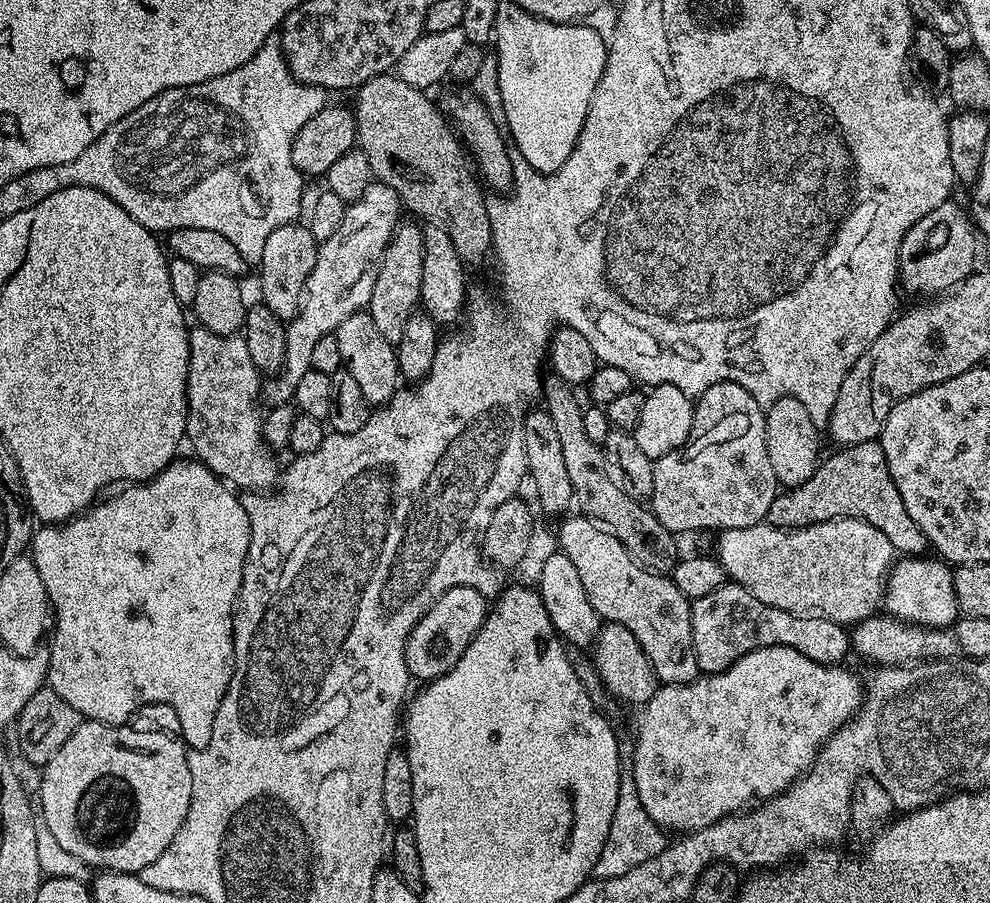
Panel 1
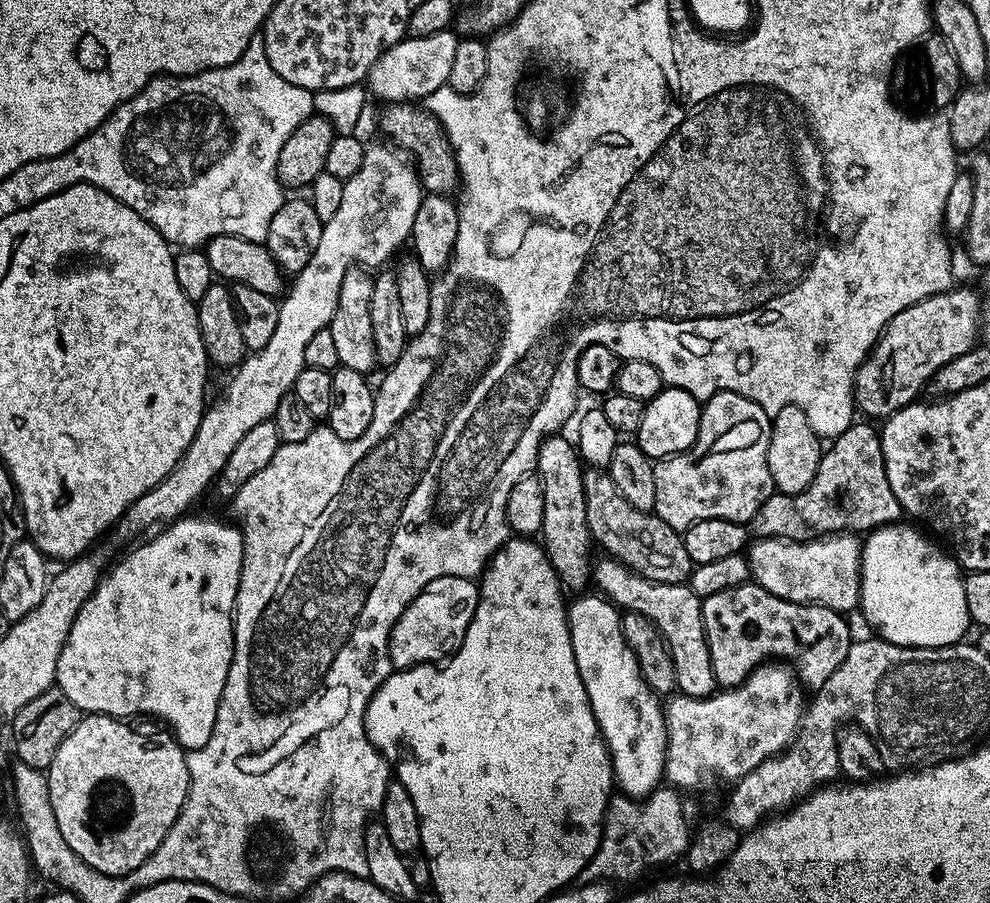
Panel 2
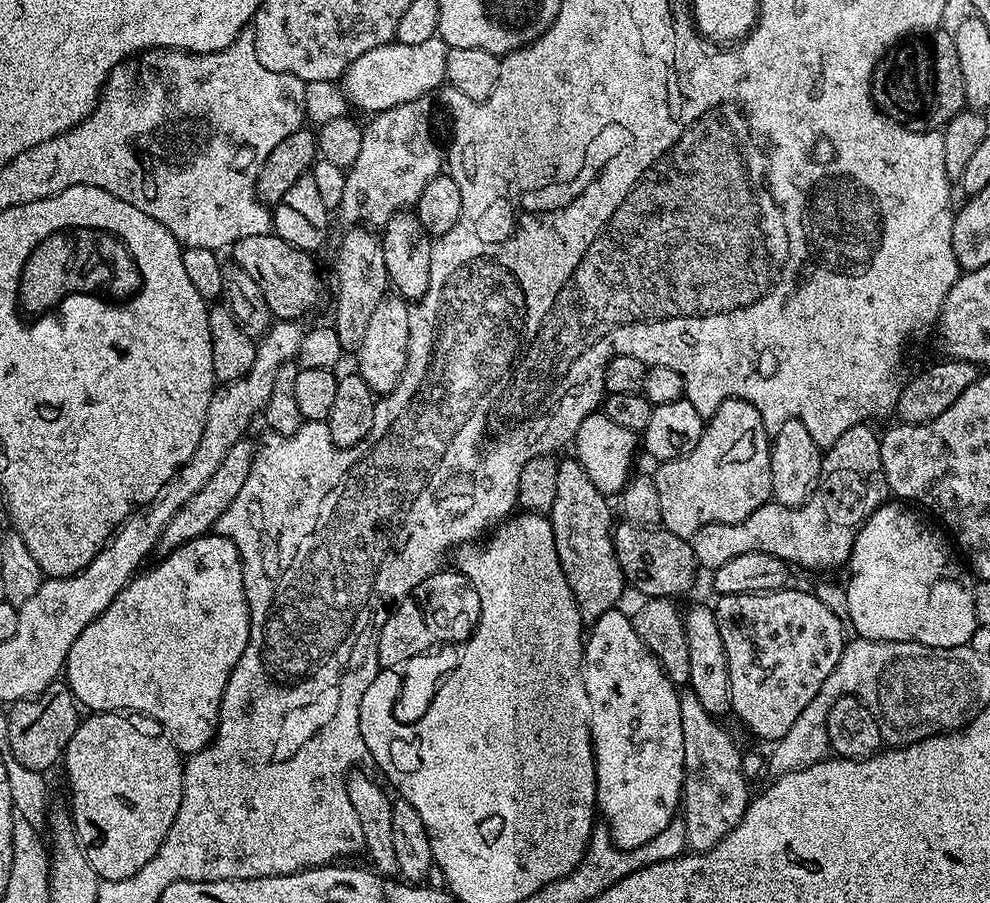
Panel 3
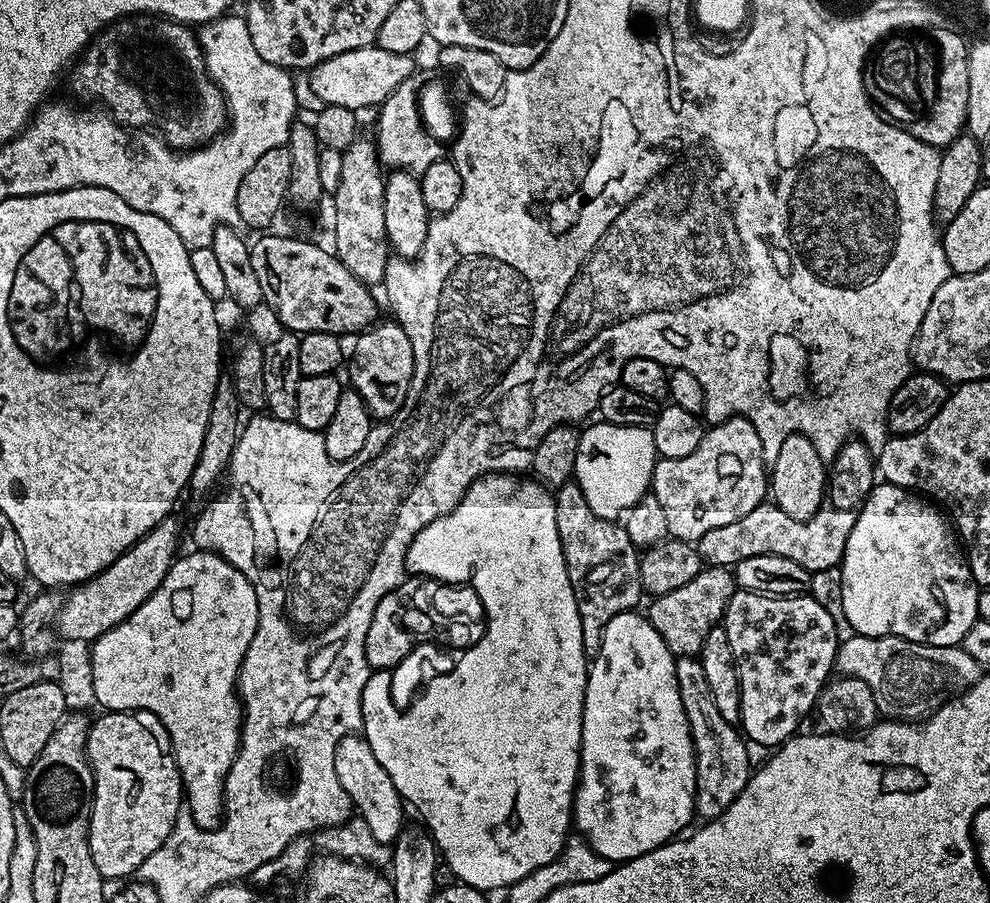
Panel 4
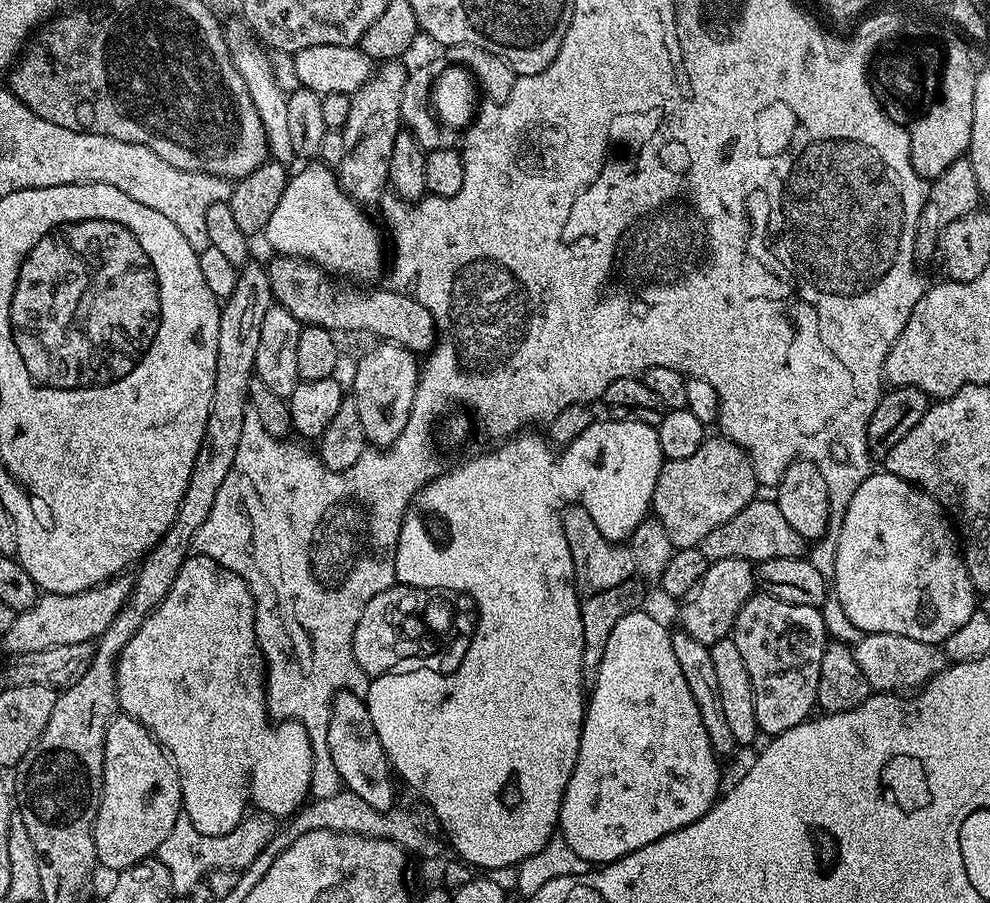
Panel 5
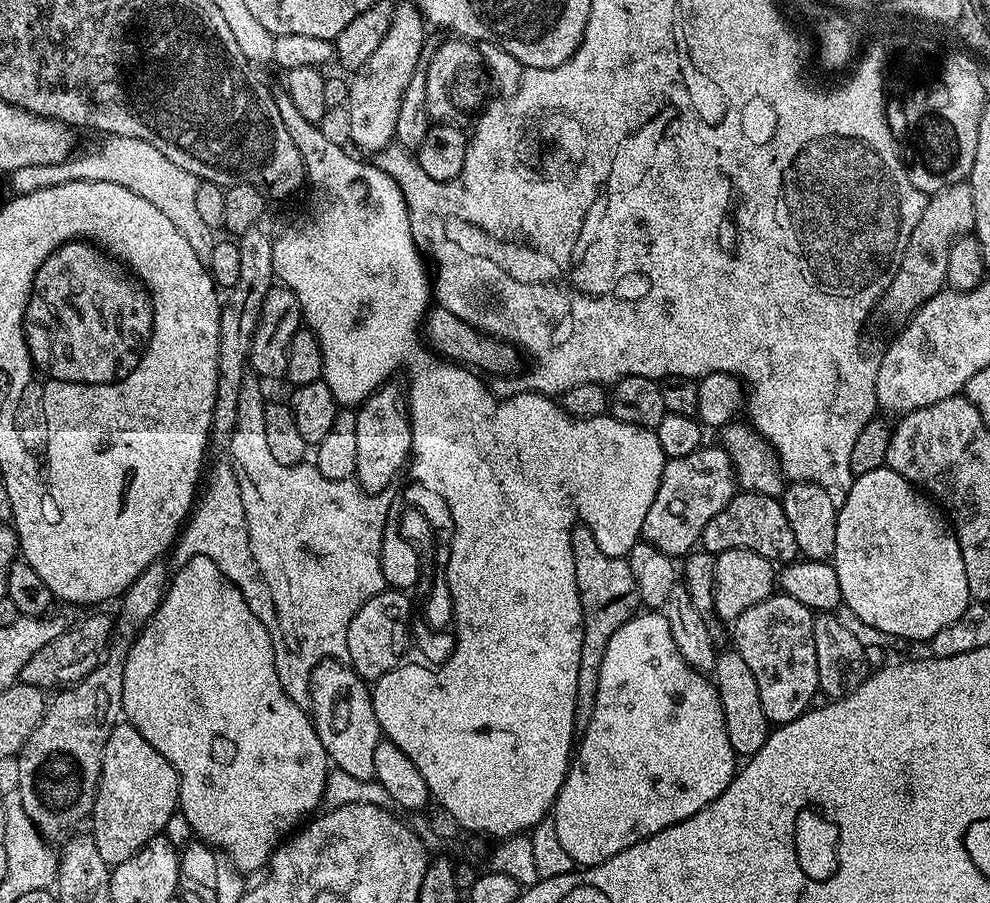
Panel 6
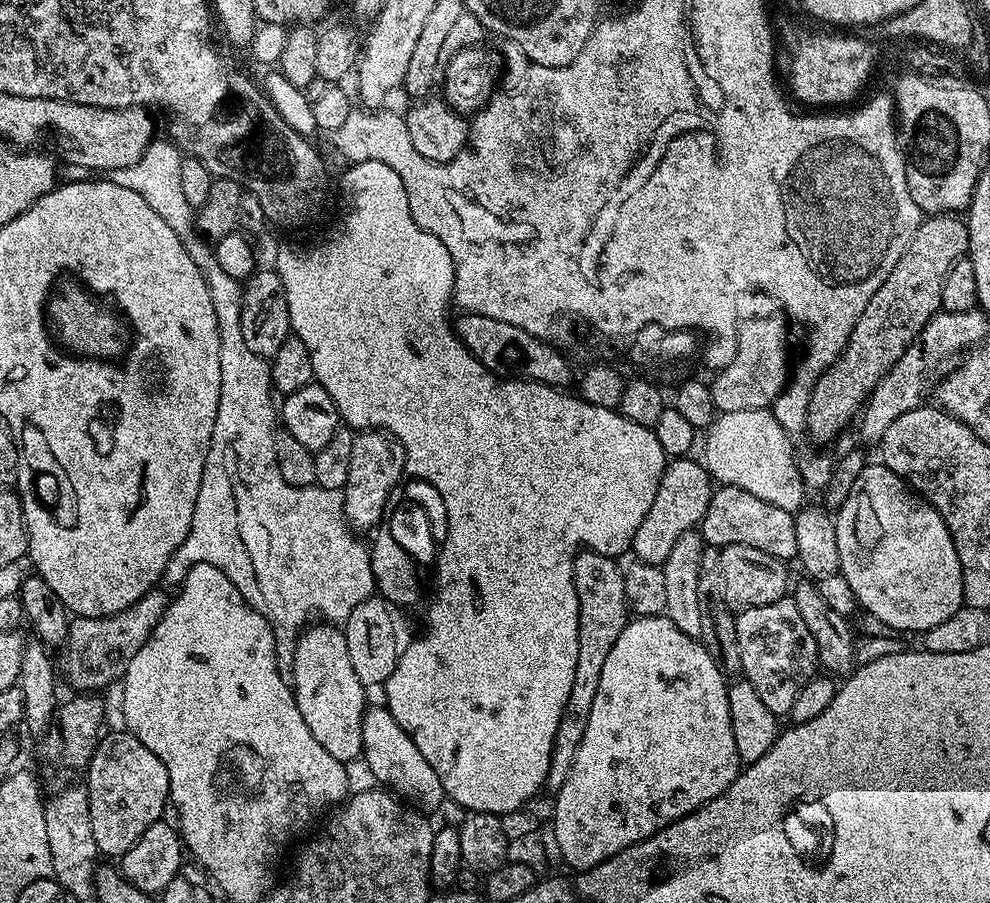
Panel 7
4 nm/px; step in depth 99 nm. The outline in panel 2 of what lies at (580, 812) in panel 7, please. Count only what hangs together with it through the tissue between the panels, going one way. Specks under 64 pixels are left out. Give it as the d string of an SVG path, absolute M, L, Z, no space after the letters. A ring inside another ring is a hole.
M588 594L577 595L580 597L567 605L574 662L578 662L582 686L586 686L594 718L612 755L615 787L623 795L645 798L661 787L665 779L668 749L665 705L658 693L644 680L638 658L626 642L621 609L603 595L584 595Z

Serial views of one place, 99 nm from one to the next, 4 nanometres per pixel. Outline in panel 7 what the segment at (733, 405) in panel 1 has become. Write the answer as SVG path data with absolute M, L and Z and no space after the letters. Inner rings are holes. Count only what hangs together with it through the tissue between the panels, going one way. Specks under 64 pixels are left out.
M672 458L665 463L658 494L654 494L654 502L650 505L646 518L642 518L642 526L638 526L632 539L631 555L636 555L633 557L641 564L663 566L674 542L678 542L682 534L693 531L703 520L706 506L710 506L714 480L699 459L692 459Z

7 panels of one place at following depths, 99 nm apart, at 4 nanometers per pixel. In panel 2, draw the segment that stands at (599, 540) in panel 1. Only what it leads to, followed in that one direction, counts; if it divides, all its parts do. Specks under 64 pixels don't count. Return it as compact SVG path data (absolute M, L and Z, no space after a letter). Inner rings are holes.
M611 558L597 559L594 564L594 584L607 599L624 612L647 616L663 635L674 662L676 686L686 696L710 696L717 691L714 666L706 640L702 618L702 598L694 594L687 583L655 584L629 570L625 564Z

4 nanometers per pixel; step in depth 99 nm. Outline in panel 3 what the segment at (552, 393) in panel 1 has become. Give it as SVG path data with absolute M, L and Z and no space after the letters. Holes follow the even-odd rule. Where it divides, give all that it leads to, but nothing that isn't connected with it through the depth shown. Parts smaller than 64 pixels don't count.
M620 522L615 525L612 541L616 557L624 571L624 579L644 598L677 598L696 584L698 565L691 543L685 537L669 532L663 526L645 526Z

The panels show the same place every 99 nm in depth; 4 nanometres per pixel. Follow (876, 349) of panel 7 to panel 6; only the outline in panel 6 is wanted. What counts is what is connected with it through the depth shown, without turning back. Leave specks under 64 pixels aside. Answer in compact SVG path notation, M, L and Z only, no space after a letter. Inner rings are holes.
M967 182L946 186L946 190L933 192L927 197L922 218L910 234L910 242L902 254L895 278L885 290L878 305L888 320L907 321L930 298L946 288L946 265L950 259L950 246L959 236L967 236L974 226L974 198Z

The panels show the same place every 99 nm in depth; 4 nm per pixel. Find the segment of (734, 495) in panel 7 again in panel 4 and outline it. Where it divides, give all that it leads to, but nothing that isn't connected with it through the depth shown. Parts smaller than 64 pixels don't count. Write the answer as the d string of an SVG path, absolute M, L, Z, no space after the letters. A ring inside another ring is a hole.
M765 502L759 504L750 514L738 518L738 522L730 522L726 526L718 526L714 530L706 530L694 547L701 561L708 566L734 566L746 558L758 558L766 554L774 554L778 558L790 558L790 562L798 562L813 574L824 572L835 565L838 560L838 536L836 540L836 524L825 514L817 514L809 520L790 518L777 504Z

